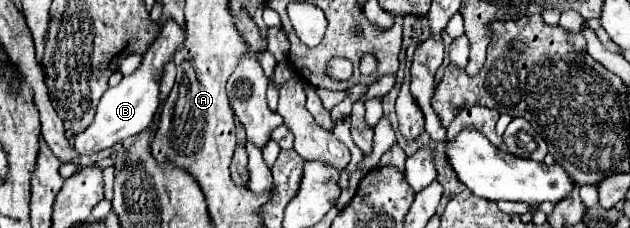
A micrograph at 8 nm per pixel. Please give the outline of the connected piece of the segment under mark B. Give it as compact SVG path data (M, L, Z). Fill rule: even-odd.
M166 20L158 32L158 38L150 44L146 54L140 60L140 66L132 76L126 76L116 88L108 88L104 98L98 104L94 122L74 138L74 150L84 154L94 154L98 150L114 146L118 140L126 140L128 136L134 136L150 126L154 120L154 114L160 106L160 80L164 74L164 66L174 60L174 54L182 48L182 42L186 42L186 30L184 26L178 26L174 20Z

